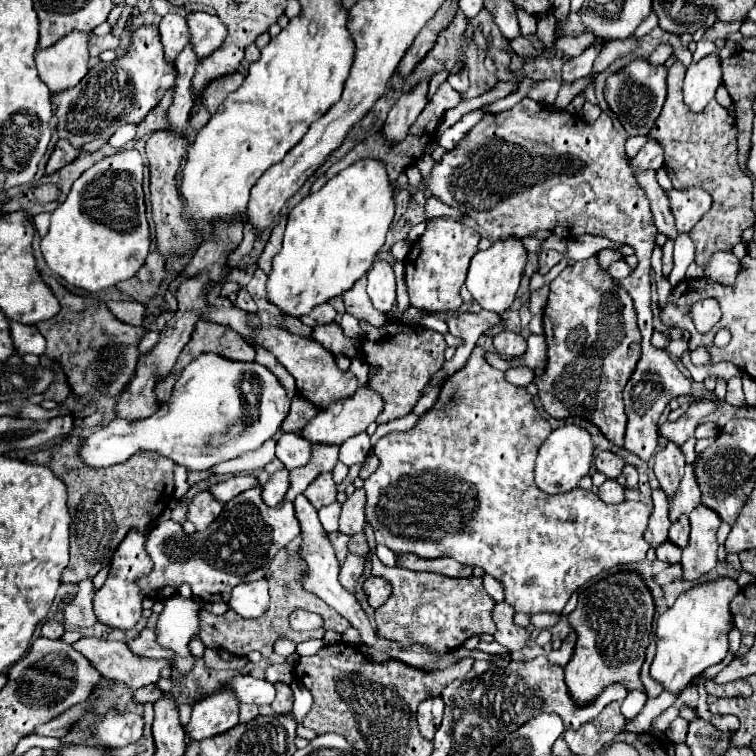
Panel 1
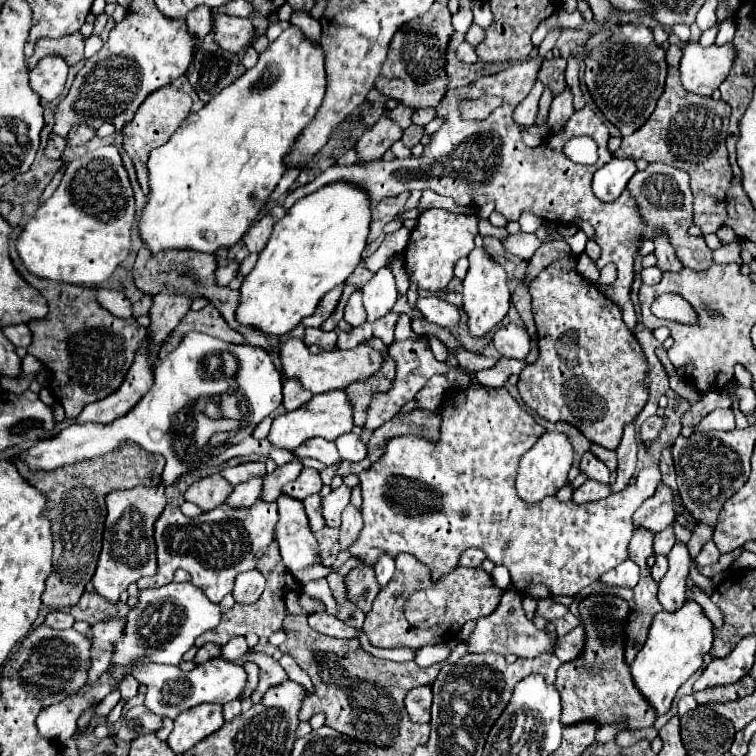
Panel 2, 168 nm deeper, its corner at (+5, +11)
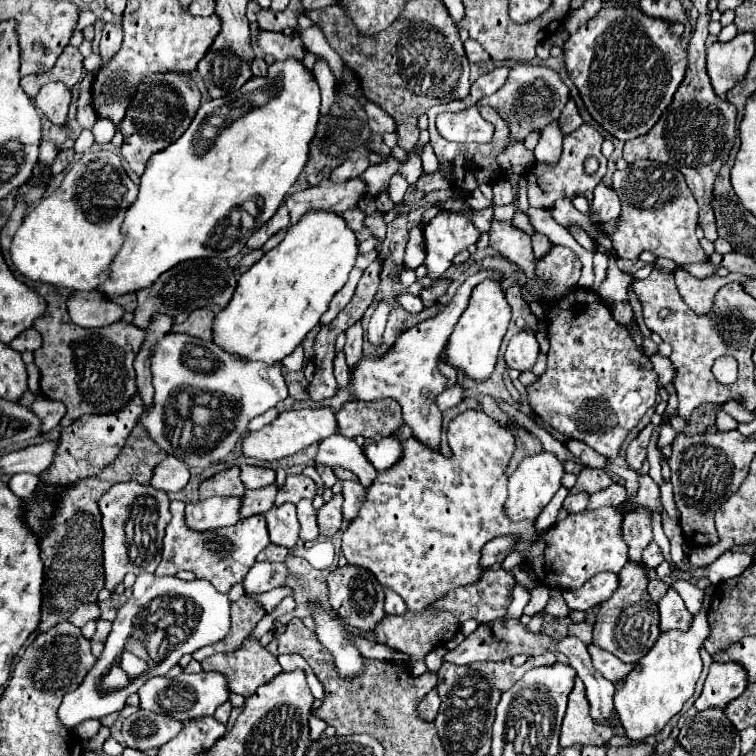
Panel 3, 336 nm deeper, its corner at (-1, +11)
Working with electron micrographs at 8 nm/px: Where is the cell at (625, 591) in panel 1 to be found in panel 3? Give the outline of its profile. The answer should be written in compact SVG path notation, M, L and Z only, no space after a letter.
M581 679L575 681L575 687L569 695L567 713L561 725L561 737L559 747L571 747L571 745L597 745L601 747L607 739L615 735L613 729L607 729L603 725L597 725L589 717L589 703L585 697L585 687Z

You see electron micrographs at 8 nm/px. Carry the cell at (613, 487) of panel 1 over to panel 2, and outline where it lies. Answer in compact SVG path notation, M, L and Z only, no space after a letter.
M587 479L575 493L573 493L573 501L583 503L583 501L593 501L593 499L603 499L611 495L611 485L609 483L599 483L593 479Z

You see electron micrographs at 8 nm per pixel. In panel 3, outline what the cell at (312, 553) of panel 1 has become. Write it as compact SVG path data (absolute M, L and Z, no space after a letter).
M283 503L279 507L271 507L267 515L263 515L267 521L269 539L275 545L283 545L287 549L295 547L299 539L299 521L295 515L295 505Z

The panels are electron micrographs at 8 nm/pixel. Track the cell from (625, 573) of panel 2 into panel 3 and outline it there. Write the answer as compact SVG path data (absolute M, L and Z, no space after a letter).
M599 573L591 577L583 587L563 591L563 599L569 611L589 611L591 607L607 601L607 597L611 597L617 585L619 579L615 573Z

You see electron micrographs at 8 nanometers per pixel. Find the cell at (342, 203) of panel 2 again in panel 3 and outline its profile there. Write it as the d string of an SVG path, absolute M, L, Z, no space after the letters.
M309 211L297 225L287 229L285 239L271 251L263 255L253 267L249 267L237 281L233 299L225 309L215 315L213 343L227 349L233 357L243 357L249 361L263 361L265 365L275 365L283 361L293 349L305 339L305 335L319 323L321 315L327 311L333 295L345 285L349 271L357 259L357 239L355 233L345 225L345 221L327 211Z

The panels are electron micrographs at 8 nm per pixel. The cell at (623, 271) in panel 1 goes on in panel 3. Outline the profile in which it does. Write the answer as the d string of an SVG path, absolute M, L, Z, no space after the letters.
M569 226L568 229L570 230L573 237L576 241L588 251L594 253L596 251L595 244L591 237L583 230L581 227L578 226Z

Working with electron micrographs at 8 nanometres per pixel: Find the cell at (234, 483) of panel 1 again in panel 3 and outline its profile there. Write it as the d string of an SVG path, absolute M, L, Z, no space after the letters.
M241 465L241 481L245 483L247 489L261 489L265 485L275 483L275 471L263 469L263 467Z

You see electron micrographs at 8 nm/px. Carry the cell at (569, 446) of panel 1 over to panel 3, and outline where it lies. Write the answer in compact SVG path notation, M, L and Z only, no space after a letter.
M543 451L537 455L531 455L519 463L515 473L509 477L509 495L505 501L505 513L511 521L523 521L523 519L537 519L543 507L551 501L551 497L561 487L561 477L565 475L563 465L557 461L555 455Z

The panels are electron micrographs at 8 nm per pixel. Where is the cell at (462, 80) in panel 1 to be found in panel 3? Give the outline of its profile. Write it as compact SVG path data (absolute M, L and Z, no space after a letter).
M467 39L467 41L465 41L465 53L467 53L467 59L469 59L471 63L489 61L489 59L491 59L489 53L487 53L477 41L473 41L473 39Z

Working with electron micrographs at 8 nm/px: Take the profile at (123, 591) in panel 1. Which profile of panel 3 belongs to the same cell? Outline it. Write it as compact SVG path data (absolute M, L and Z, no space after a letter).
M125 481L113 485L99 499L99 511L103 527L105 587L113 591L115 585L119 585L127 573L155 573L161 561L165 527L171 521L167 493L157 491L151 485L141 485L137 481Z

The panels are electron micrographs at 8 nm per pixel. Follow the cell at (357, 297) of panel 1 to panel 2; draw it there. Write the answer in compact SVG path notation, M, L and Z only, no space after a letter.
M361 289L353 291L353 295L349 297L349 301L345 305L345 321L351 323L353 327L363 325L367 321L365 307L363 307L363 301L361 301Z

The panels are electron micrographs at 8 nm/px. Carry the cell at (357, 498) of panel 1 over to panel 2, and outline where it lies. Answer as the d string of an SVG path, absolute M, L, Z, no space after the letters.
M341 485L333 489L327 497L323 497L323 517L329 527L339 527L341 525L341 513L345 505L349 505L351 497L351 487Z

